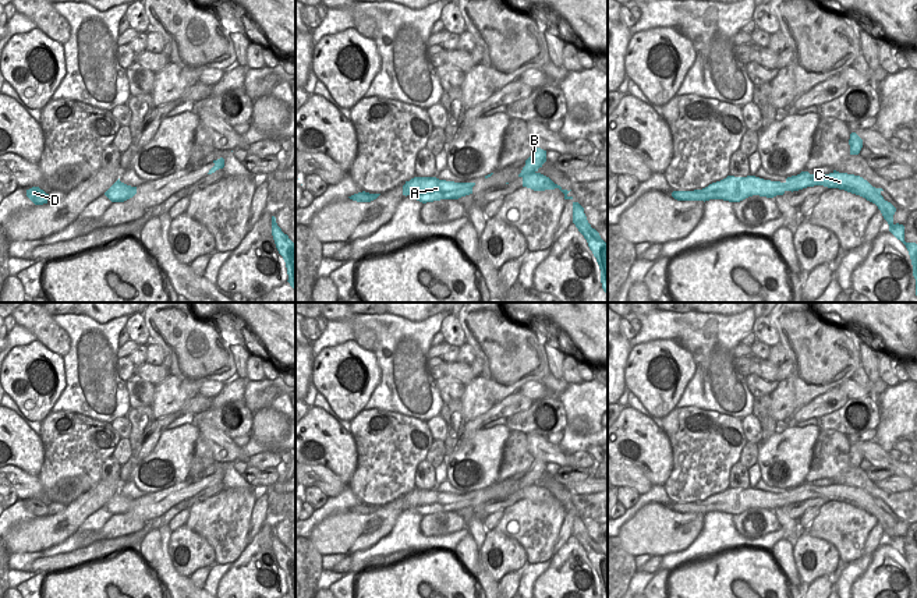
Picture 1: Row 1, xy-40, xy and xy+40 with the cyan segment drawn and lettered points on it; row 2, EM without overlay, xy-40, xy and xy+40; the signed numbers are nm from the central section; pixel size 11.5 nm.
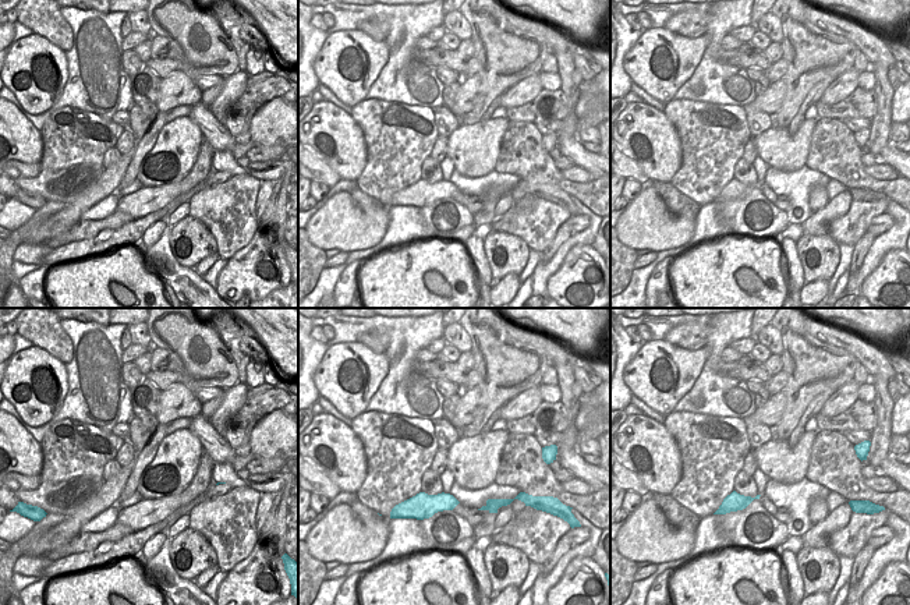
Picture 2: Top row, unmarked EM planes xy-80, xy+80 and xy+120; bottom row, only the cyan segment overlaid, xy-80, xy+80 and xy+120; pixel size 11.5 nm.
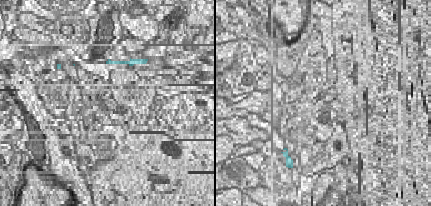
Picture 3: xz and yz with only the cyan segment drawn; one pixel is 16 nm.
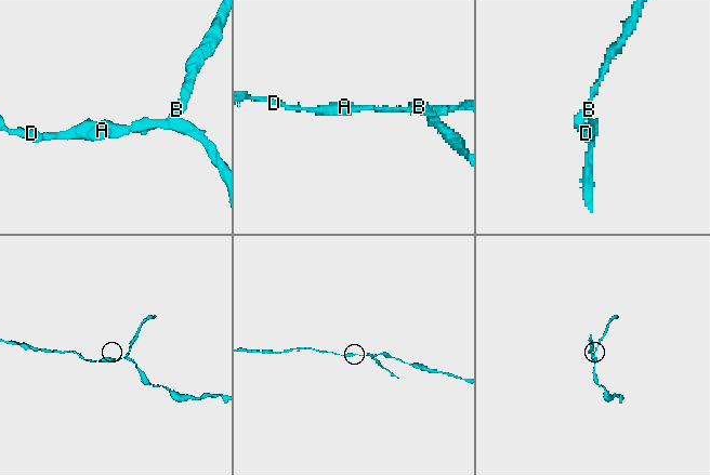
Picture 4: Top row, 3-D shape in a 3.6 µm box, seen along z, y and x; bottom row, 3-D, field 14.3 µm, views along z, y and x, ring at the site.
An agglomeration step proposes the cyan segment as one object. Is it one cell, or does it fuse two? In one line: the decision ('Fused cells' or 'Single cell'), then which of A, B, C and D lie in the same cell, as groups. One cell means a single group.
Fused cells. Groups: A C D / B.

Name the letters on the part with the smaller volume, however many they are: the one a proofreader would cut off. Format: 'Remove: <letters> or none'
Remove: B

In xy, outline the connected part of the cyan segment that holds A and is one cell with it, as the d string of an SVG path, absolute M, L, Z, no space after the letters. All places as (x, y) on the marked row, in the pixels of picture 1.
M414 177L403 185L403 195L426 204L440 199L458 199L472 194L475 183L454 183L436 177Z

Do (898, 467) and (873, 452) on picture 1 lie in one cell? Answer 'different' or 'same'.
same

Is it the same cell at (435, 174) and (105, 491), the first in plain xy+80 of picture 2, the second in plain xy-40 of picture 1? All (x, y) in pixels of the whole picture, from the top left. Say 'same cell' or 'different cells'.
different cells

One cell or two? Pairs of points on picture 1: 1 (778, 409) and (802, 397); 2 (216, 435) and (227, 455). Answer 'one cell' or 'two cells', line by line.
1: two cells
2: one cell

